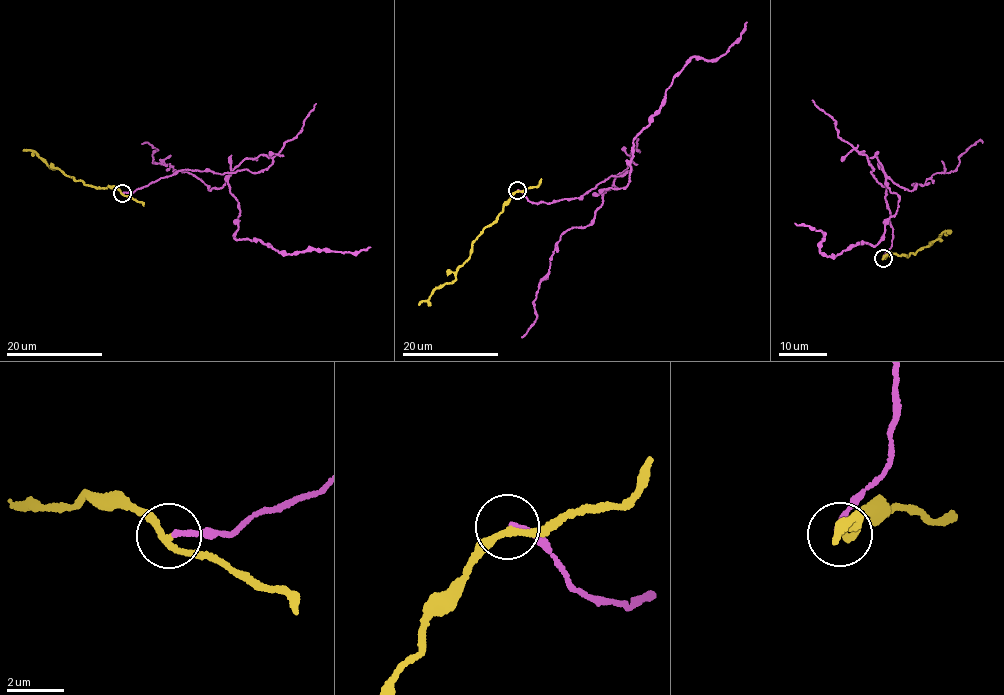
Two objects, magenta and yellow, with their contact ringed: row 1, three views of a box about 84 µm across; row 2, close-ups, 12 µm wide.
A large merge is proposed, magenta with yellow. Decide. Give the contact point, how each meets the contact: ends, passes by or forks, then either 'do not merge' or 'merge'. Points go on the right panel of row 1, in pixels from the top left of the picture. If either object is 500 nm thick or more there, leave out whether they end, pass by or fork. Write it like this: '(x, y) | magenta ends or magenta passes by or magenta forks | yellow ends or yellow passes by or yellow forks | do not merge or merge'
(883, 258) | magenta ends | yellow passes by | do not merge

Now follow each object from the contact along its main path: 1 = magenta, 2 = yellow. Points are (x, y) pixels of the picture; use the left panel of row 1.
1: (123, 193), (186, 169), (265, 170), (265, 155), (228, 177), (235, 238), (290, 254), (371, 246)
2: (122, 193), (76, 180), (50, 167), (38, 154), (23, 149)

